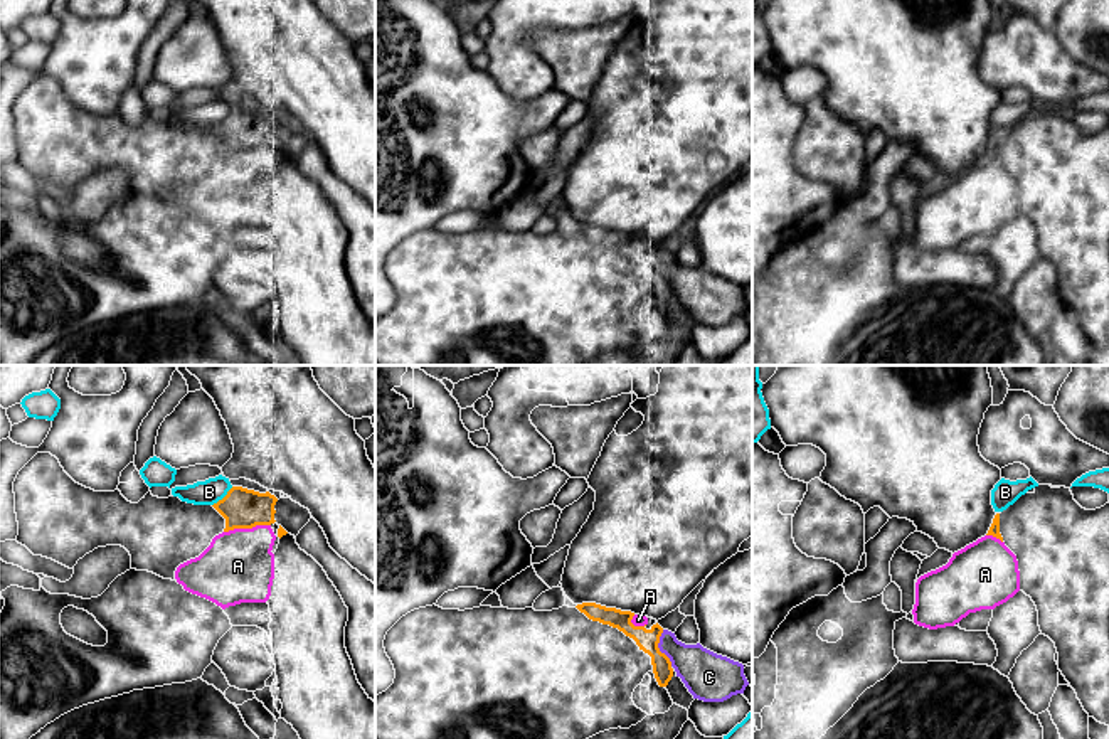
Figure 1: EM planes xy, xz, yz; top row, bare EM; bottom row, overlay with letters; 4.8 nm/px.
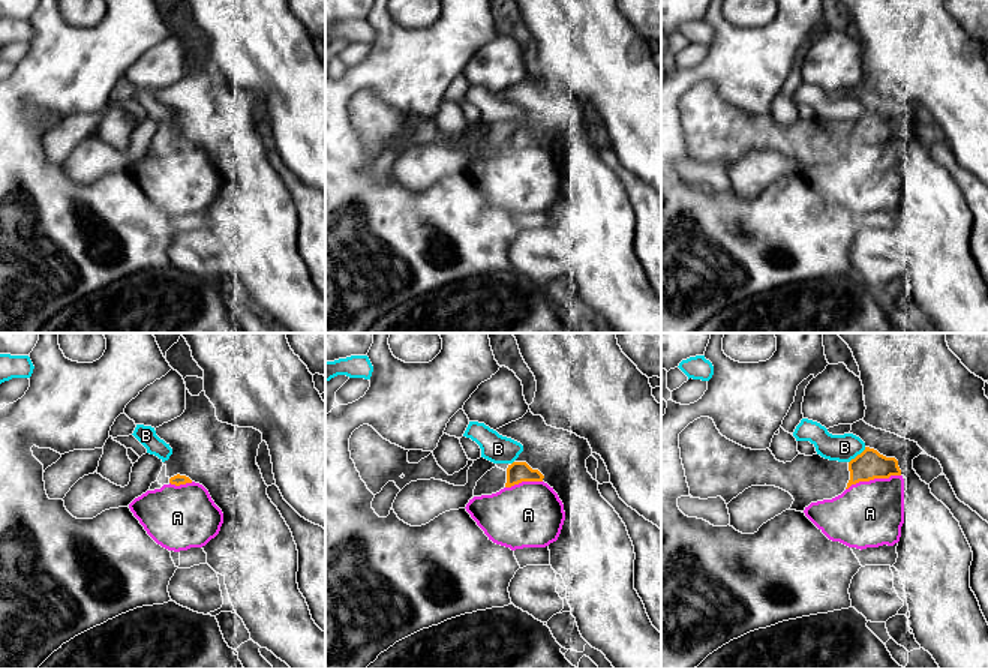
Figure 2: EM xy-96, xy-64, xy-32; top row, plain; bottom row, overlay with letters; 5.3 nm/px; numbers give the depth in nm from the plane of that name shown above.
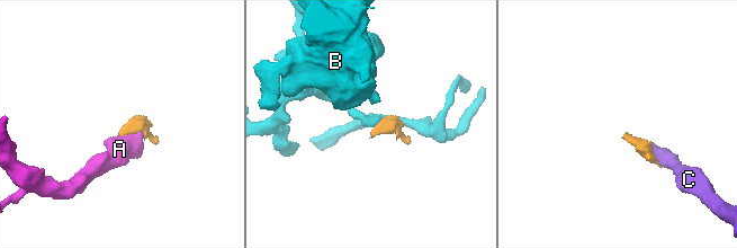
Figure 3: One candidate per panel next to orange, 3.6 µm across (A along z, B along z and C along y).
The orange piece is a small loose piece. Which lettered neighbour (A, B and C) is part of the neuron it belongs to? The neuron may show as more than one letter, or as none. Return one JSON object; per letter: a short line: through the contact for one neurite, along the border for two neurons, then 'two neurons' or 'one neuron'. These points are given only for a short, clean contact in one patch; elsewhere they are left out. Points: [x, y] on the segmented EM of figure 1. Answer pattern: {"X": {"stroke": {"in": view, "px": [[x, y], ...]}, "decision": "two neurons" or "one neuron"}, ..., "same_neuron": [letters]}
{"A": {"stroke": {"in": "xy", "px": [[243, 509], [246, 512], [246, 527], [246, 544], [238, 566]]}, "decision": "one neuron"}, "B": {"stroke": {"in": "xy", "px": [[233, 487], [212, 505]]}, "decision": "two neurons"}, "C": {"stroke": {"in": "xz", "px": [[647, 640], [658, 648], [677, 653], [704, 672]]}, "decision": "one neuron"}, "same_neuron": ["A", "C"]}

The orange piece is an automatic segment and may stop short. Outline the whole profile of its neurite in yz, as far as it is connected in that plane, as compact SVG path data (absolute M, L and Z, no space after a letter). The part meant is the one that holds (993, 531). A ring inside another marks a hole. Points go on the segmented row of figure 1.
M996 513L984 537L917 579L914 623L929 630L954 626L969 613L995 609L1018 591L1018 561L1003 542Z

